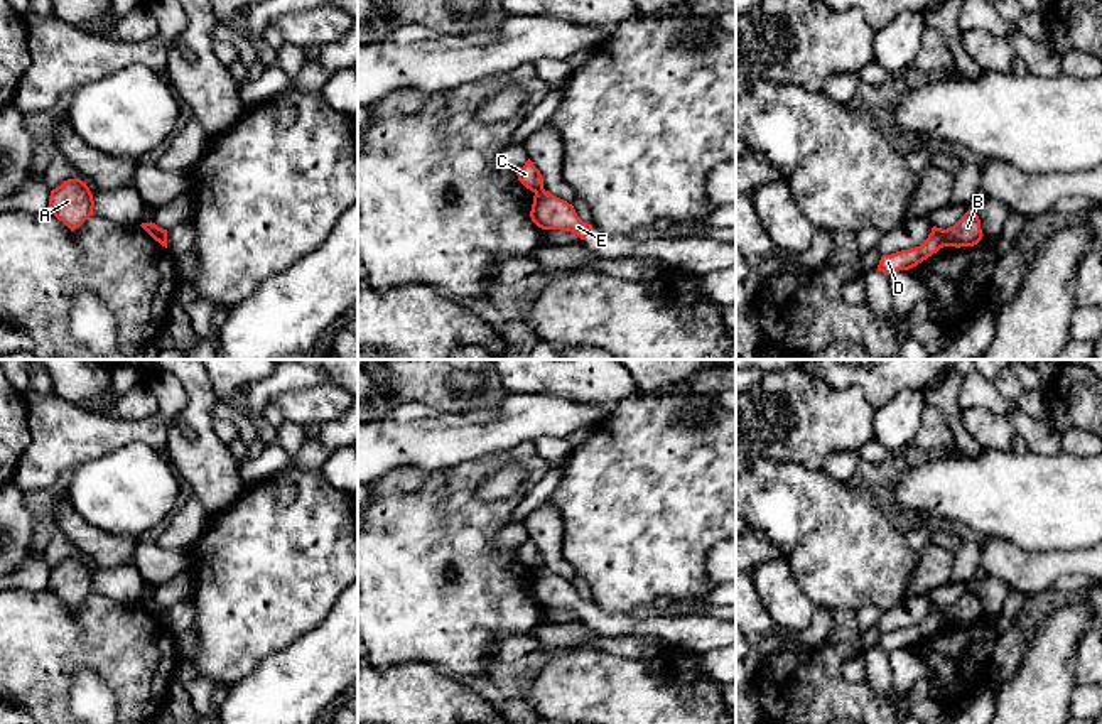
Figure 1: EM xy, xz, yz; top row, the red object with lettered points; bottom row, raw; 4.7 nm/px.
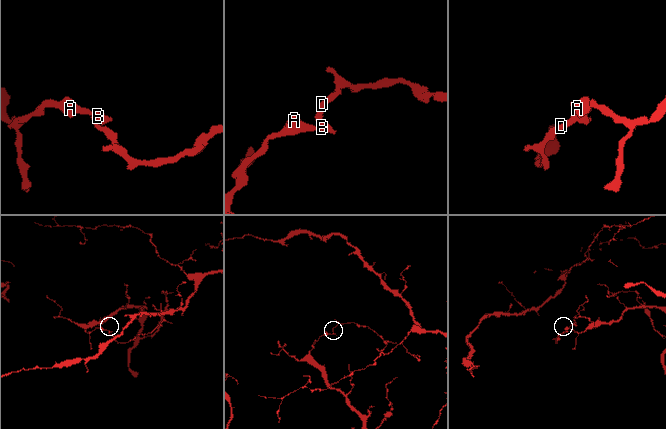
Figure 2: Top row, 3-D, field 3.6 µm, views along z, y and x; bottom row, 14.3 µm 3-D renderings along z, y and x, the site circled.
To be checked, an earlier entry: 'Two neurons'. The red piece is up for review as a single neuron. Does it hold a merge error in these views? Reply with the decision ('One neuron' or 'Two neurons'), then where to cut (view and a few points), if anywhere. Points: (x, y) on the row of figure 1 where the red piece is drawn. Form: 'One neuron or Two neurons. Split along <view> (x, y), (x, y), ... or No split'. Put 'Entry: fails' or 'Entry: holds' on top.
Entry: holds
Two neurons. Split along yz (945, 230), (944, 245)

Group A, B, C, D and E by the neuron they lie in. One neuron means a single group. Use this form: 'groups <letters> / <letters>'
groups A B E / C D

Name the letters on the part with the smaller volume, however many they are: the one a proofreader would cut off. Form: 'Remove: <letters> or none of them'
Remove: C, D

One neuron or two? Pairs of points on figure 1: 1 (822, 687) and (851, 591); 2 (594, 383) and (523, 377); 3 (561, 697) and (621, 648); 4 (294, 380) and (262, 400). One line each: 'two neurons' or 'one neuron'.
1: two neurons
2: one neuron
3: two neurons
4: one neuron

